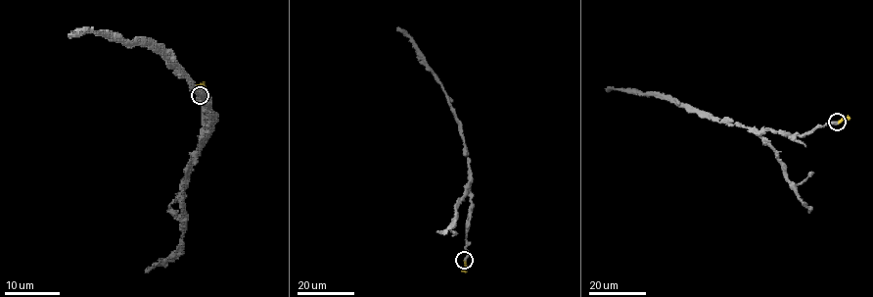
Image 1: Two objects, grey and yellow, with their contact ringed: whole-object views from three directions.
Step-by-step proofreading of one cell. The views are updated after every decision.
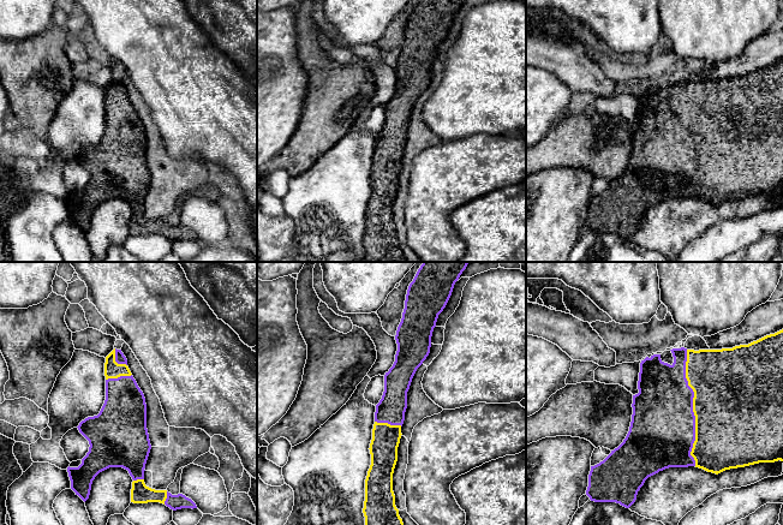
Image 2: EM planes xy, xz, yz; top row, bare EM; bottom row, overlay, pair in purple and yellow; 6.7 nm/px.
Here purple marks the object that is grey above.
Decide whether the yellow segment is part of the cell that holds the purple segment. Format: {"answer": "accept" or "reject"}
{"answer": "accept"}

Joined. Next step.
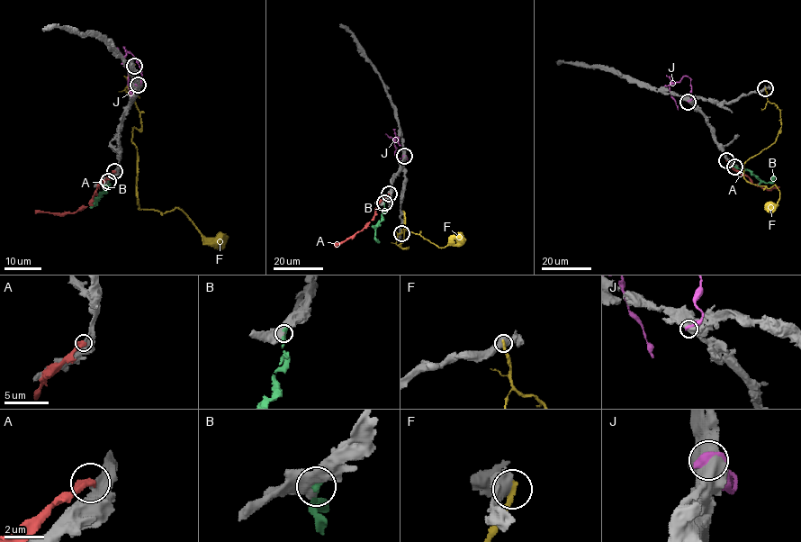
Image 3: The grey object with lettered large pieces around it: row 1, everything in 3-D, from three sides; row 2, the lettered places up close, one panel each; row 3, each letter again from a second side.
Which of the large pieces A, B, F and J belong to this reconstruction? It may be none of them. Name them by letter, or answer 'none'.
none

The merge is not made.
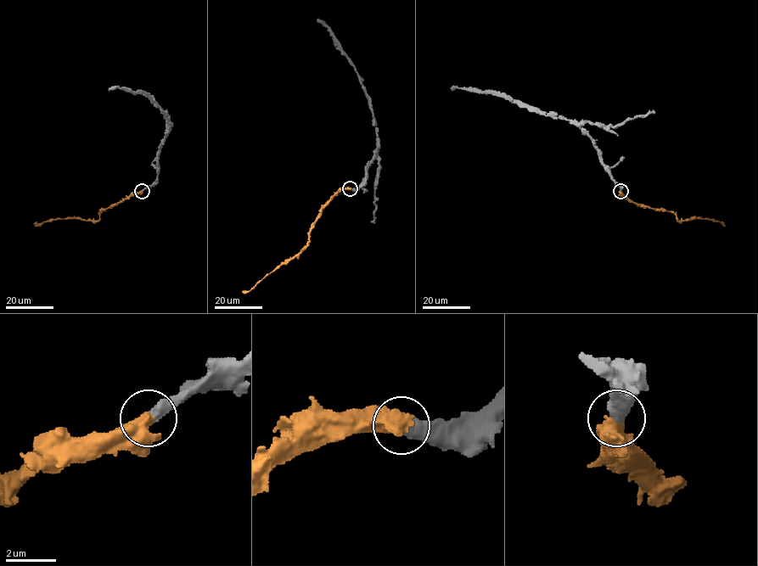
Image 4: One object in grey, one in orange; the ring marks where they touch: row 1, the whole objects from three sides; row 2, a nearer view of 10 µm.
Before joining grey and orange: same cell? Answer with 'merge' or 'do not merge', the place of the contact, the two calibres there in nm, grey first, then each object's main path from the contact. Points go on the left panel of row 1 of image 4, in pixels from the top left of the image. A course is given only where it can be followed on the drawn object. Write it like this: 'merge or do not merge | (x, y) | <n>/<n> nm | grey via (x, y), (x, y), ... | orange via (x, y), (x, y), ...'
merge | (142, 191) | 550/650 nm | grey via (142, 191), (148, 187), (157, 178), (157, 153), (169, 127), (169, 120), (142, 93), (118, 88), (108, 89) | orange via (142, 191), (102, 210), (98, 221), (49, 219), (33, 224)

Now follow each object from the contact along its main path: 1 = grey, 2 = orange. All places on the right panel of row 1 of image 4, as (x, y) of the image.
1: (620, 191), (607, 171), (595, 142), (573, 121), (562, 120), (557, 114), (530, 111), (491, 93), (451, 89)
2: (620, 191), (641, 205), (670, 210), (678, 221), (714, 219), (723, 224)

